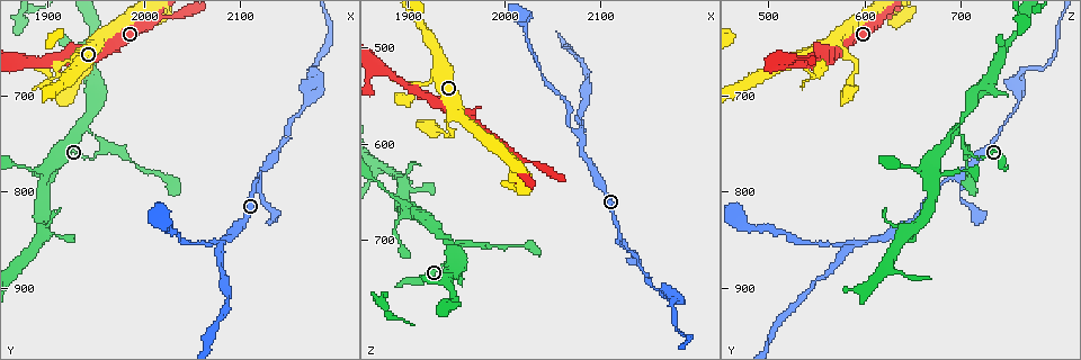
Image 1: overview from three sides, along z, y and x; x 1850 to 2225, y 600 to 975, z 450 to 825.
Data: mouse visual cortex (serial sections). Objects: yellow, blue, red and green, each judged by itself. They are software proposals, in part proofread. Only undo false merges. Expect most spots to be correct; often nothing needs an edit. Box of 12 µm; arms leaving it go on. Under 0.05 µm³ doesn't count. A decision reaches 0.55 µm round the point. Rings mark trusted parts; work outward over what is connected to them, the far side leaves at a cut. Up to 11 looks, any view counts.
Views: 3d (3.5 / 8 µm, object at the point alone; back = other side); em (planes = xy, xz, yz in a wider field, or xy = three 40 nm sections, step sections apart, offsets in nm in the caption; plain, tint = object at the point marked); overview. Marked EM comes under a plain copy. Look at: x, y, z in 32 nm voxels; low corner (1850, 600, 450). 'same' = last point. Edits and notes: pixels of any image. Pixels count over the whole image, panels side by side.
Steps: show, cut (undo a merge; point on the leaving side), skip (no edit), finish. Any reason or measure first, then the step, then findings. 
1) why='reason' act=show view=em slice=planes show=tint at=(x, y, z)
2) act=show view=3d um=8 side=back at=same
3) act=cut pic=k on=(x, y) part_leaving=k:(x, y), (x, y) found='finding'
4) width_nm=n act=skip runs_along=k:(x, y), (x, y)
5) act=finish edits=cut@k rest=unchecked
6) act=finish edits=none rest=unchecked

why='arms run side by side' act=show view=3d um=3.5 at=(2080, 852, 592)

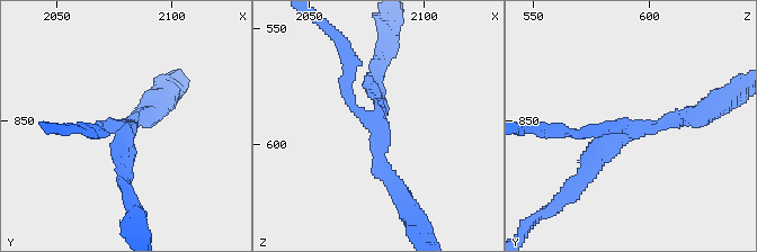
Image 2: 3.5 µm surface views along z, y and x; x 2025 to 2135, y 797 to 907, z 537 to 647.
arms=3 arm_widths_nm=150,150,200 why='need the tissue' act=show view=em slice=planes show=tint at=(2080, 854, 593)

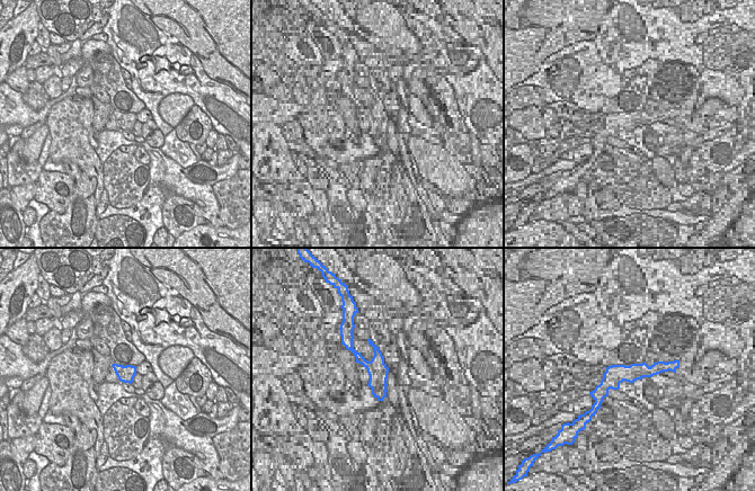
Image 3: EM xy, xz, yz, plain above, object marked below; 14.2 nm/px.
act=show view=em slice=xy step=2 show=tint at=same

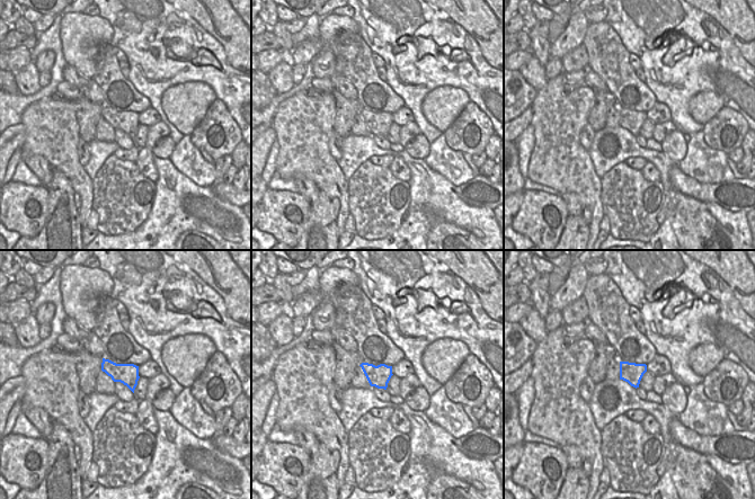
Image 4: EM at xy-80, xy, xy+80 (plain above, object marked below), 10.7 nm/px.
act=skip runs_along=2:(696, 114), (576, 134) found='one cell here'

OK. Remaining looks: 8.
why='sharp bend' act=show view=3d um=3.5 at=(1956, 754, 702)

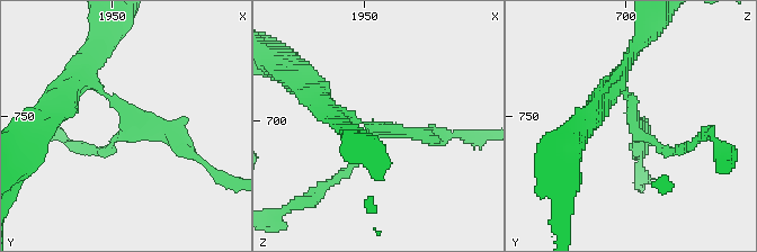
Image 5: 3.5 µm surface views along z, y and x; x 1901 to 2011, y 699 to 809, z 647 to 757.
arms=3 arm_widths_nm=150,150,250 why='need the tissue' act=show view=em slice=xy step=3 show=tint at=(1956, 756, 705)

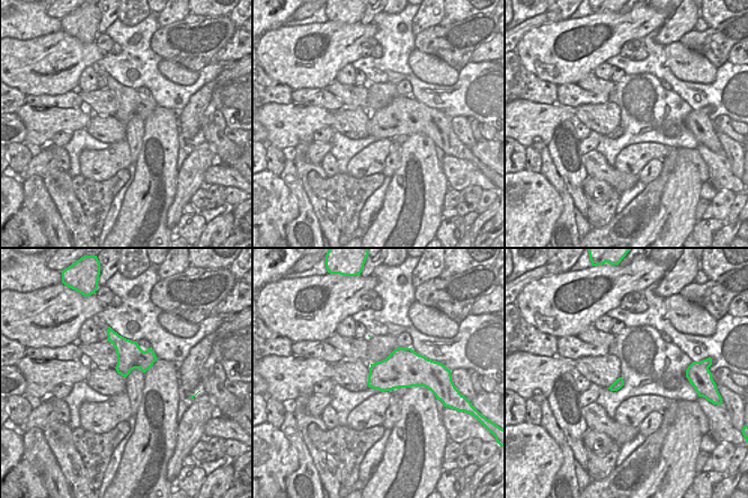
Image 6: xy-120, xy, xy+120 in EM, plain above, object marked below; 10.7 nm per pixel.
act=skip runs_along=5:(336, 180), (377, 128), (332, 108) found='all the same cell'

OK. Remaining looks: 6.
why='four or more arms meet' act=show view=3d um=3.5 at=(1900, 780, 670)

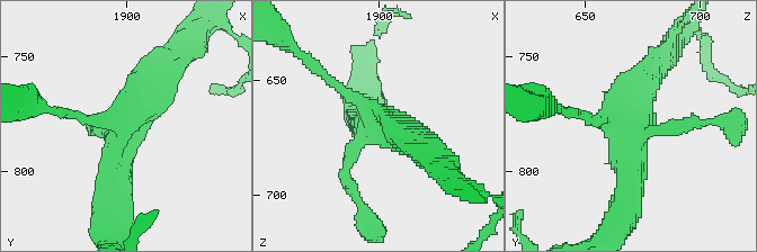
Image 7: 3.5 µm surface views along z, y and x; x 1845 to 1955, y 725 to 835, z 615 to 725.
act=show view=em slice=xy step=5 show=tint at=(1901, 778, 672)

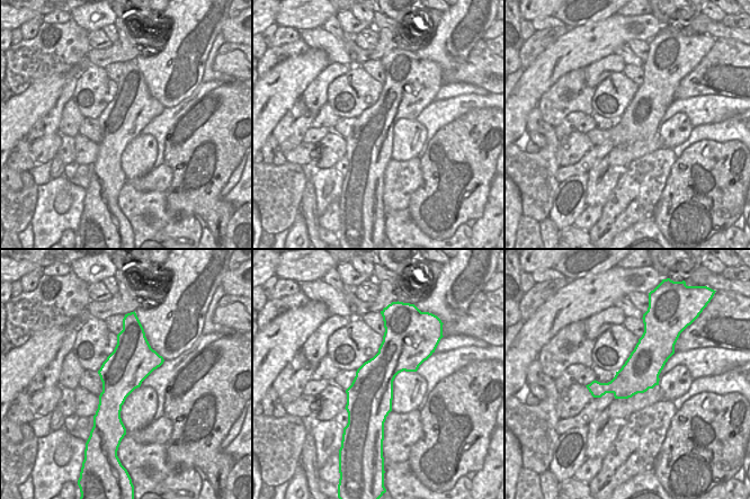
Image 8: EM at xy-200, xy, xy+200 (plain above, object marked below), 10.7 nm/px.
act=skip runs_along=7:(175, 62), (119, 134), (113, 192) found='one cell here'

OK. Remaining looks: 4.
why='abrupt turn' act=show view=3d um=3.5 at=(1904, 680, 552)

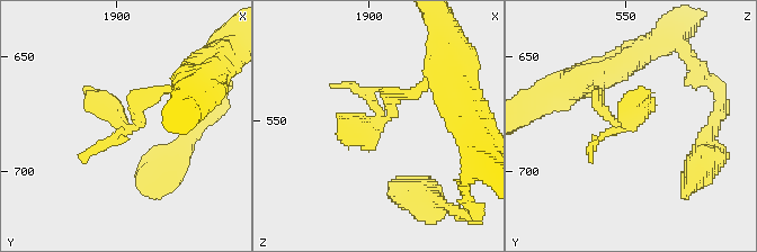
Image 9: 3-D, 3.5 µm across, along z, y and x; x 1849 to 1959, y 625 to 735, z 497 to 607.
why='now the EM' act=show view=em slice=xy step=2 show=tint at=(1905, 679, 549)

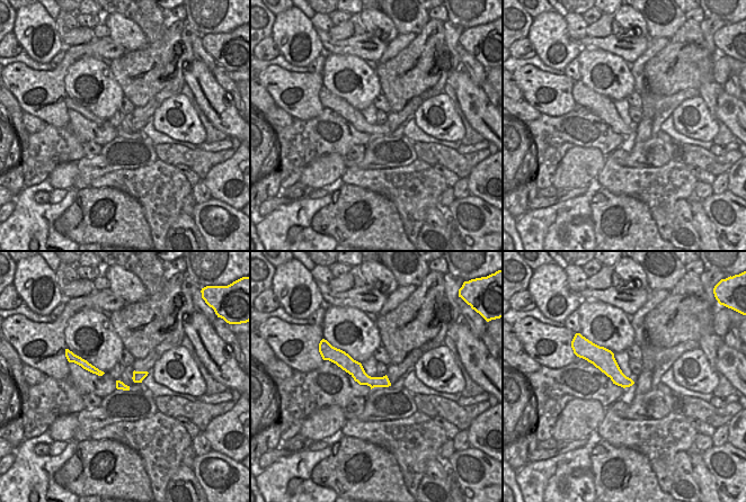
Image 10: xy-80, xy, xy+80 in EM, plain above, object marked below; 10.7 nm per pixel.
act=show view=em slice=xy step=3 show=tint at=same

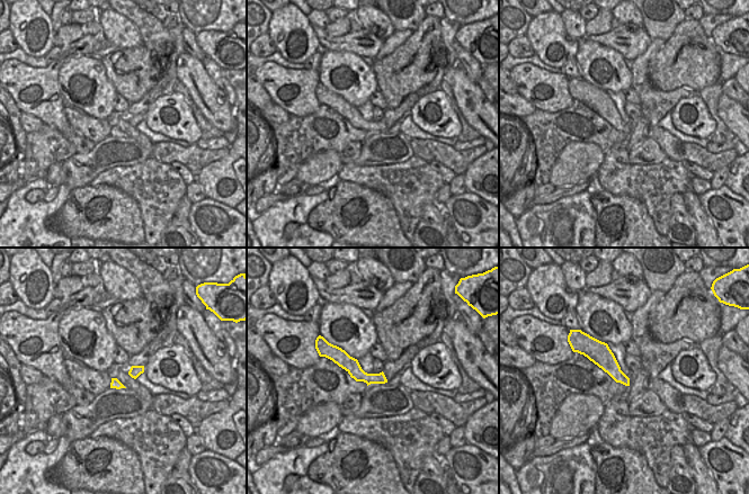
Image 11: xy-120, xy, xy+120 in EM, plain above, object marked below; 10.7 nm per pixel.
act=skip runs_along=9:(421, 88), (338, 134) found='all the same cell'

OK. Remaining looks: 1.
act=finish edits=none rest=unchecked

